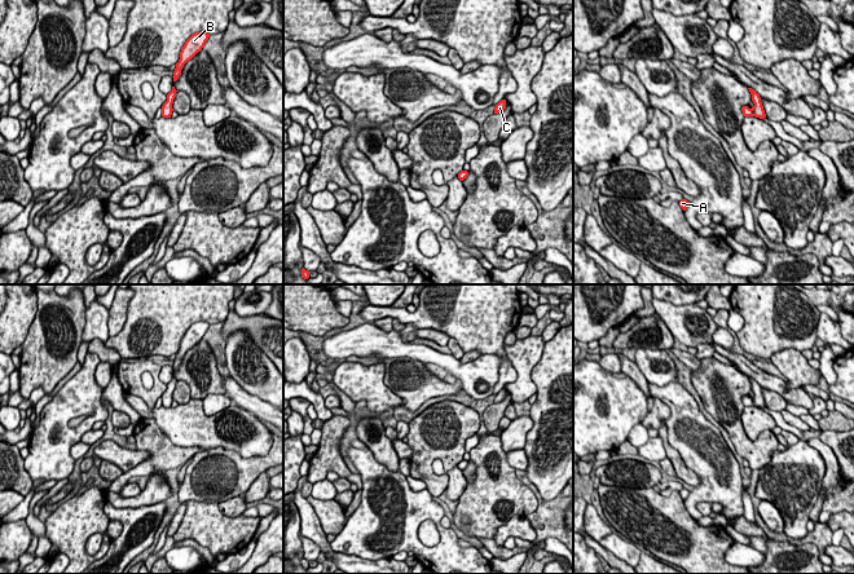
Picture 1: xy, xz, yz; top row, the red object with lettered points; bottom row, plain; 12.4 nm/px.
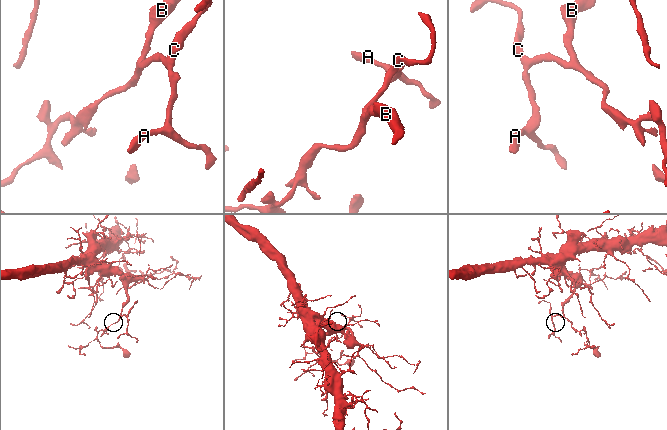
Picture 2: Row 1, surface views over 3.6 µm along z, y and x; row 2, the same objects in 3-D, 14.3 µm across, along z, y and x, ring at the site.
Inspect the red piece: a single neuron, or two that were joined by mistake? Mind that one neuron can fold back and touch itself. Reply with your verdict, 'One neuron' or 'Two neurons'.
One neuron

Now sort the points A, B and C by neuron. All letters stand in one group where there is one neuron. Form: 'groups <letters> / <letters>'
groups A B C

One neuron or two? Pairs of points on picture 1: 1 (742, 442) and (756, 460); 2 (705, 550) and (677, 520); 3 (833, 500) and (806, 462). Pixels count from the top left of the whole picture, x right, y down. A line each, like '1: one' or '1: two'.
1: one
2: one
3: two

